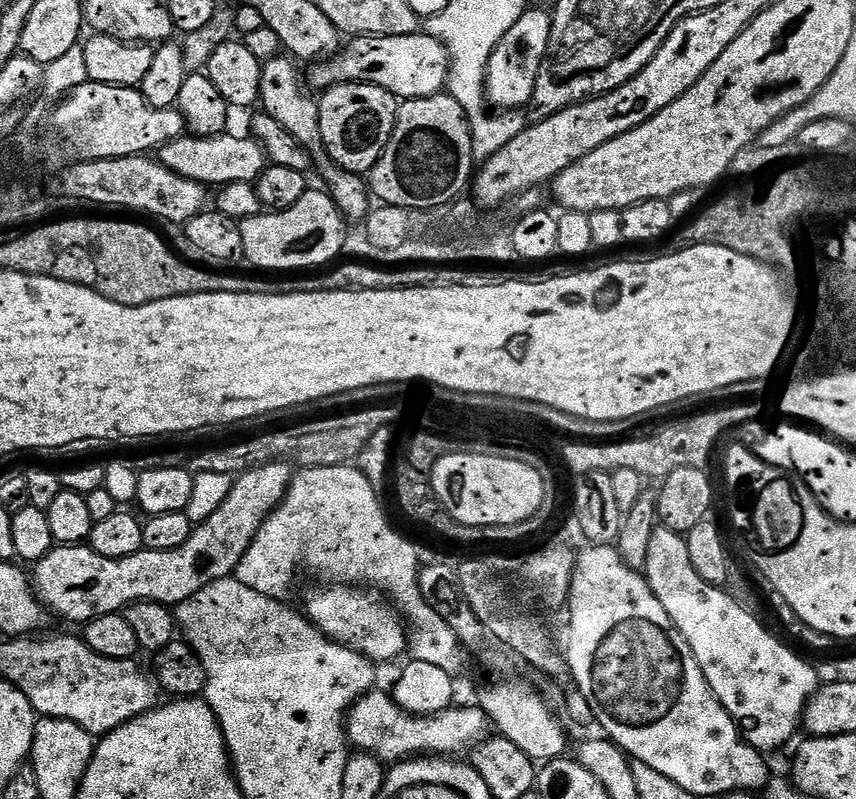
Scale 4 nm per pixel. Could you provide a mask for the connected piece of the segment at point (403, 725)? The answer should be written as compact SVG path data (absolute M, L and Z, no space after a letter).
M373 690L367 696L356 701L346 713L346 739L353 749L369 756L375 756L381 762L399 762L409 758L420 758L425 754L435 754L440 758L452 758L456 752L471 753L489 735L490 725L487 716L478 706L459 708L453 706L447 712L437 716L412 716L402 711L387 691Z

